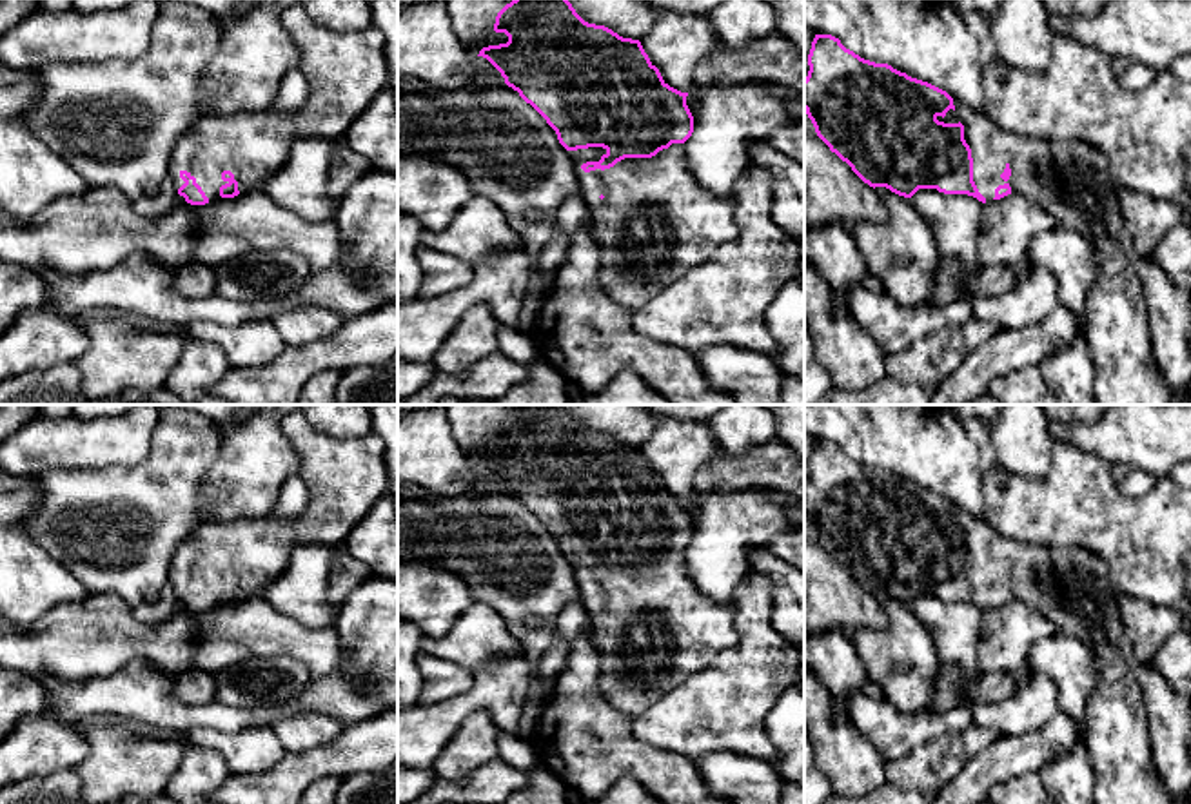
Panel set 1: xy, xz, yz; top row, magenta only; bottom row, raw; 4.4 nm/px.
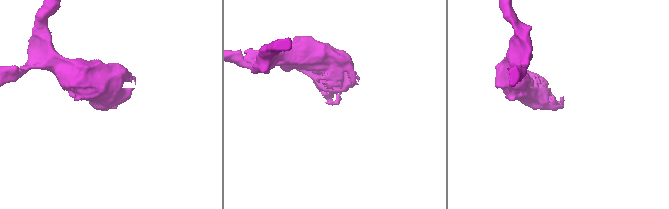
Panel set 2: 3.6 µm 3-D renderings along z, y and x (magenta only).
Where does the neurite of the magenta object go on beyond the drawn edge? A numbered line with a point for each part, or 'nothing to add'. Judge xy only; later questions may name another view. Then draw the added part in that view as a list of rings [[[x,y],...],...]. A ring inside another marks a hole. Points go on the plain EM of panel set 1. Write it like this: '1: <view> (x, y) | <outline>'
1: xy (345, 478) | [[[289,412],[281,419],[281,430],[300,457],[298,476],[309,490],[307,508],[296,517],[269,514],[256,519],[209,519],[196,525],[176,546],[169,566],[167,579],[176,595],[185,590],[180,579],[187,577],[212,610],[221,606],[220,593],[229,590],[221,586],[221,579],[231,577],[240,601],[251,599],[285,570],[296,546],[327,544],[341,548],[354,525],[383,494],[389,494],[385,443],[376,434],[336,439],[318,432],[303,412]]]

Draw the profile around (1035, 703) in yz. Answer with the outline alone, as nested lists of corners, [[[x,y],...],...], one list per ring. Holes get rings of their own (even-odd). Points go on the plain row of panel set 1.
[[[1028,670],[1019,690],[997,702],[973,704],[973,724],[999,737],[1022,735],[1046,726],[1060,710],[1060,691],[1053,679]]]

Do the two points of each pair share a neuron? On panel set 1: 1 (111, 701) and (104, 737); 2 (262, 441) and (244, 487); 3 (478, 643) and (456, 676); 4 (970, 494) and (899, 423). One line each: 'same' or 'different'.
1: different
2: same
3: different
4: same

